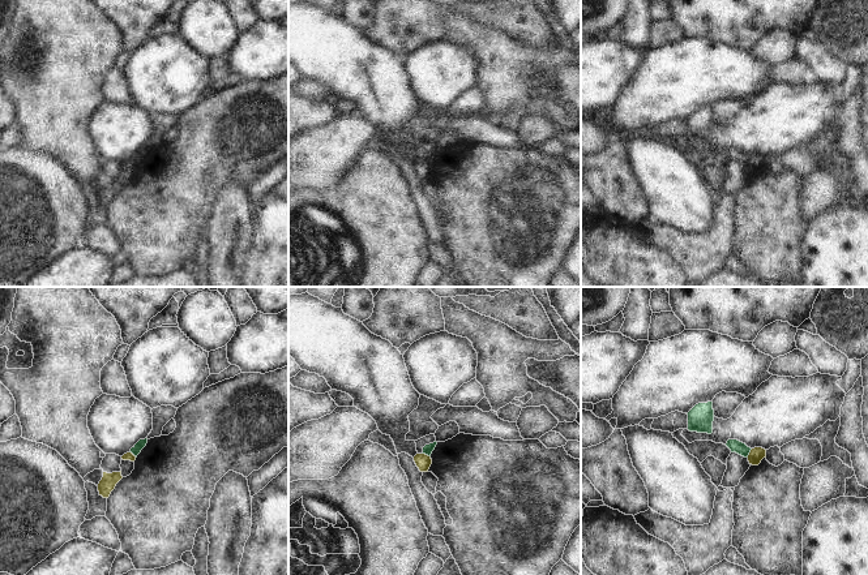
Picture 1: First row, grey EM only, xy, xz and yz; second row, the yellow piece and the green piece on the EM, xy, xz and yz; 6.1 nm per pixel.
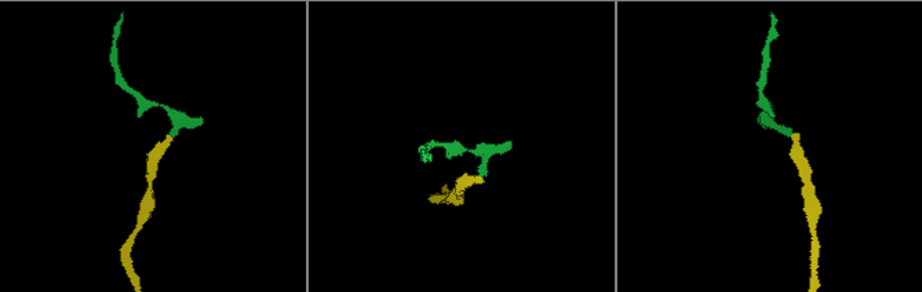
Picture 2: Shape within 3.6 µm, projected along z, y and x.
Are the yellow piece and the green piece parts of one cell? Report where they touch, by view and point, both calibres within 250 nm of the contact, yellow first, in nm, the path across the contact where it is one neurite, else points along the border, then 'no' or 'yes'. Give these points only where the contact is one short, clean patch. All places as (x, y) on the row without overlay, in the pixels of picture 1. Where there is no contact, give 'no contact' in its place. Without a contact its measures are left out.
meets yellow in xz at (424, 162); 100 nm thick on the yellow side, 60 nm on the other; border along xz (422, 161), (430, 164); no

